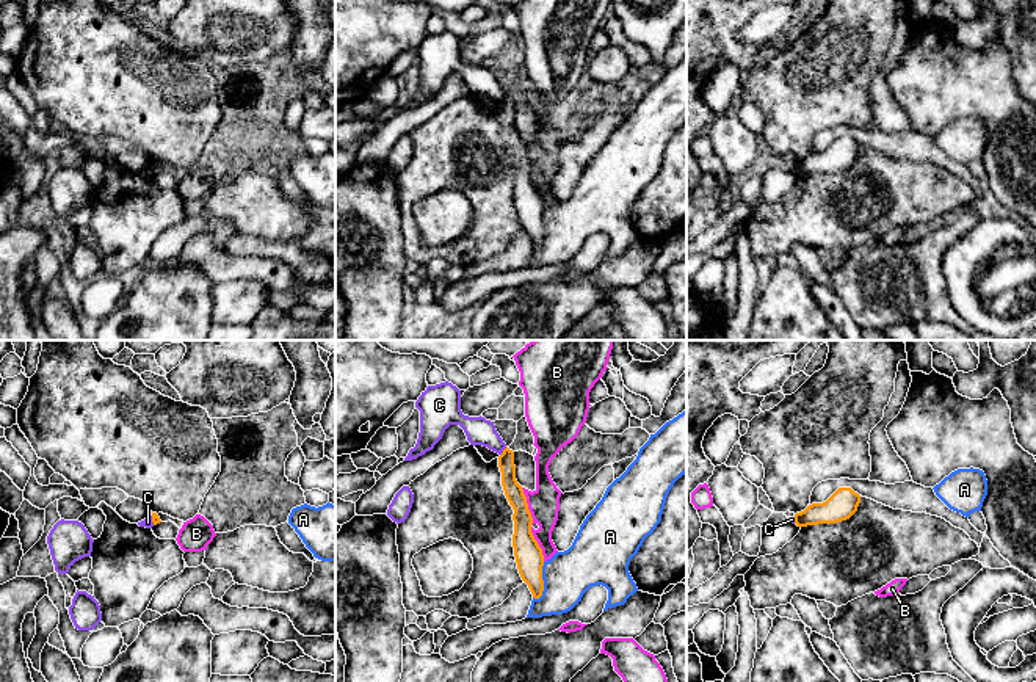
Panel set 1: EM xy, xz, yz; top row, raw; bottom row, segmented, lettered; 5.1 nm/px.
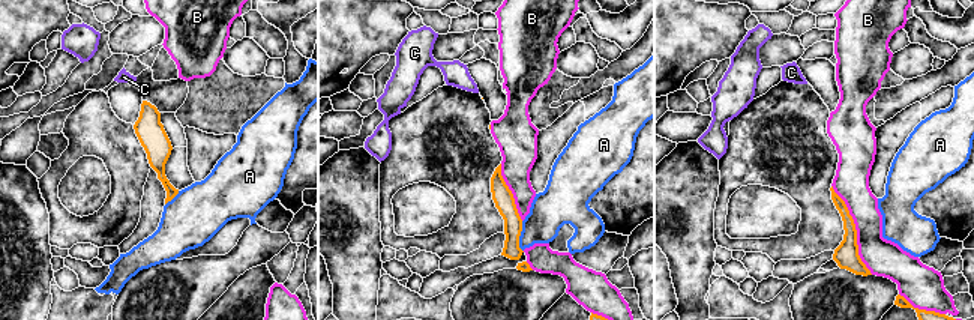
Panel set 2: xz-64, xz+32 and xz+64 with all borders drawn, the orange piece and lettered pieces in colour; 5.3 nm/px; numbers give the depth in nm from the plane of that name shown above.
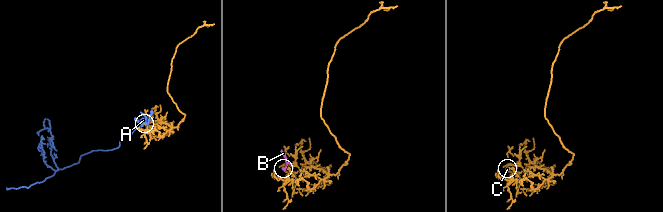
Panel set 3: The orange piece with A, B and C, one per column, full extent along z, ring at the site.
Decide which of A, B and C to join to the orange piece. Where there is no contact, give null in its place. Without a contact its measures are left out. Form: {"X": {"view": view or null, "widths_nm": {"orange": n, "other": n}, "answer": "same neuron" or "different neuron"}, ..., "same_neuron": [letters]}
{"A": {"view": "xz", "widths_nm": {"orange": 140, "other": 240}, "answer": "different neuron"}, "B": {"view": "xz", "widths_nm": {"orange": 140, "other": 160}, "answer": "different neuron"}, "C": {"view": "xz", "widths_nm": {"orange": 90, "other": 140}, "answer": "different neuron"}, "same_neuron": []}

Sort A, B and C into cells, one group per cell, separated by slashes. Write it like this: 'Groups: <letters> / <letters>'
Groups: A / B / C

